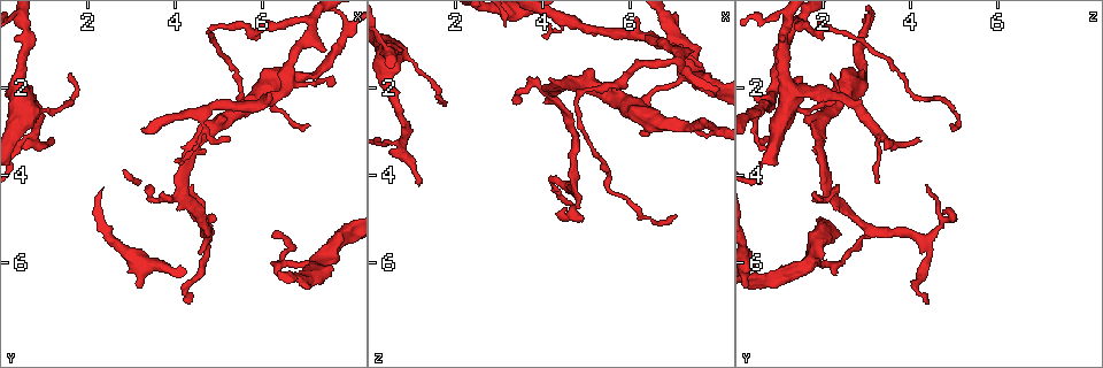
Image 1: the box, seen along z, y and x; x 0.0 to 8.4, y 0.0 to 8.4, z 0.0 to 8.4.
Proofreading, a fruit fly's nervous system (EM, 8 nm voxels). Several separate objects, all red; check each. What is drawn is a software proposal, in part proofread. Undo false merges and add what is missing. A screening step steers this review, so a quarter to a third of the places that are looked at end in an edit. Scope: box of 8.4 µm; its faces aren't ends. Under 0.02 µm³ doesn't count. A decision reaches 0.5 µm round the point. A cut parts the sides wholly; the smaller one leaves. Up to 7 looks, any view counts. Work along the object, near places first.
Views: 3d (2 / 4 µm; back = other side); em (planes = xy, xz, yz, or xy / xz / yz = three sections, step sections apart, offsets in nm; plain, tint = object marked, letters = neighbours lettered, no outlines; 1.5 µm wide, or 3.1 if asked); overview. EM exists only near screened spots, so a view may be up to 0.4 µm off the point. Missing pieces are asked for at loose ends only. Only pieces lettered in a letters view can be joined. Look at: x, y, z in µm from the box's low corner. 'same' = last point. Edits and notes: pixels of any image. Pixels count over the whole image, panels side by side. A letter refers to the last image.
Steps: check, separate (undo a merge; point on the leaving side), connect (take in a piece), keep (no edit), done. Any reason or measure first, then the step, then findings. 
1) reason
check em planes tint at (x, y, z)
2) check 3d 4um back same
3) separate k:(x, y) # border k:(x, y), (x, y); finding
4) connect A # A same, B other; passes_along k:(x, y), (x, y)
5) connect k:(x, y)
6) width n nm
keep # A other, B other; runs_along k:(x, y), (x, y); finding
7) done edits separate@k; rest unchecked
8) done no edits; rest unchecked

an open end
check em planes tint at (1.10, 3.20, 4.15)

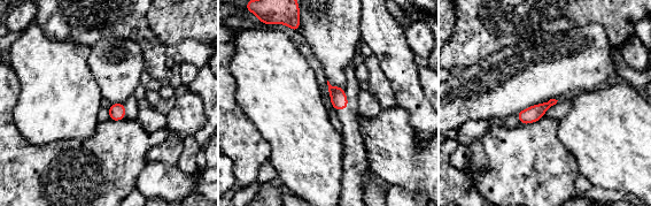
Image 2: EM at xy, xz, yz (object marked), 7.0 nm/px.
what lies round it
check em planes letters same

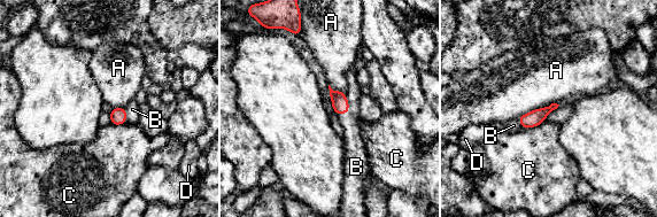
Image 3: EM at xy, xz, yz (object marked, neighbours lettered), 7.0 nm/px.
connect B # A other, B same, C other, D other; passes_along 3:(340, 105), (348, 107), (353, 141); the neuron continues

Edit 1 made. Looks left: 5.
an open end
check 3d 2um at (6.20, 5.35, 3.10)

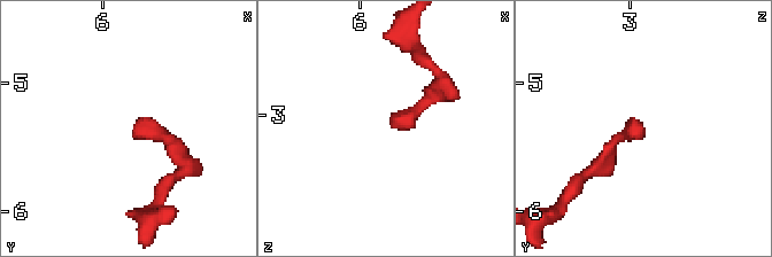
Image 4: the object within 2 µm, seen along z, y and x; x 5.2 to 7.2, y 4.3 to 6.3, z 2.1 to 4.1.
shape alone is not enough
check em planes tint at (6.22, 5.42, 3.04)

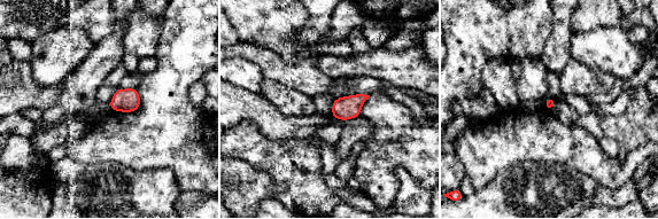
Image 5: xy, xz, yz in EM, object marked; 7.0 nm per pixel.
check em planes letters same

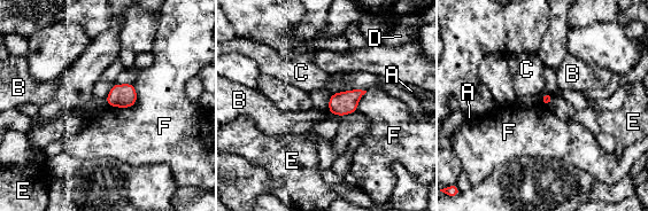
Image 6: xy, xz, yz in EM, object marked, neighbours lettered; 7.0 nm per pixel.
width 70 nm
keep # A other, B other, C other, D other, E other, F other; border 6:(133, 84), (133, 104), (109, 107); none of them fits

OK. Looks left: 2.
check em xy step 8 tint at (7.15, 0.50, 1.40)

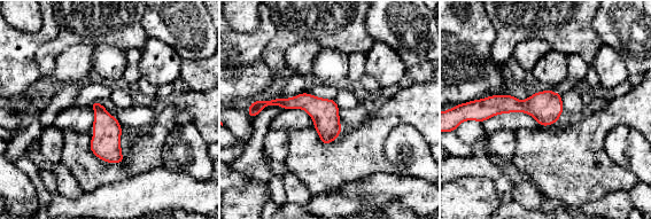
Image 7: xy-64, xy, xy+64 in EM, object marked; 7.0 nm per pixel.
check em xy step 8 letters same

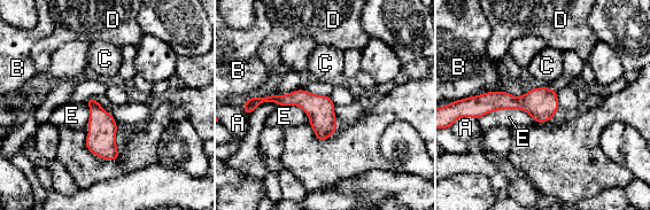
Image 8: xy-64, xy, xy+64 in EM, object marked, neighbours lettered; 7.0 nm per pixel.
longest_contact E 400 nm
keep # A other, B other, C other, D other, E other; runs_along 8:(256, 101), (302, 99), (332, 129); continuous, no second neuron

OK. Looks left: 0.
done edits connect@3; rest unchecked

